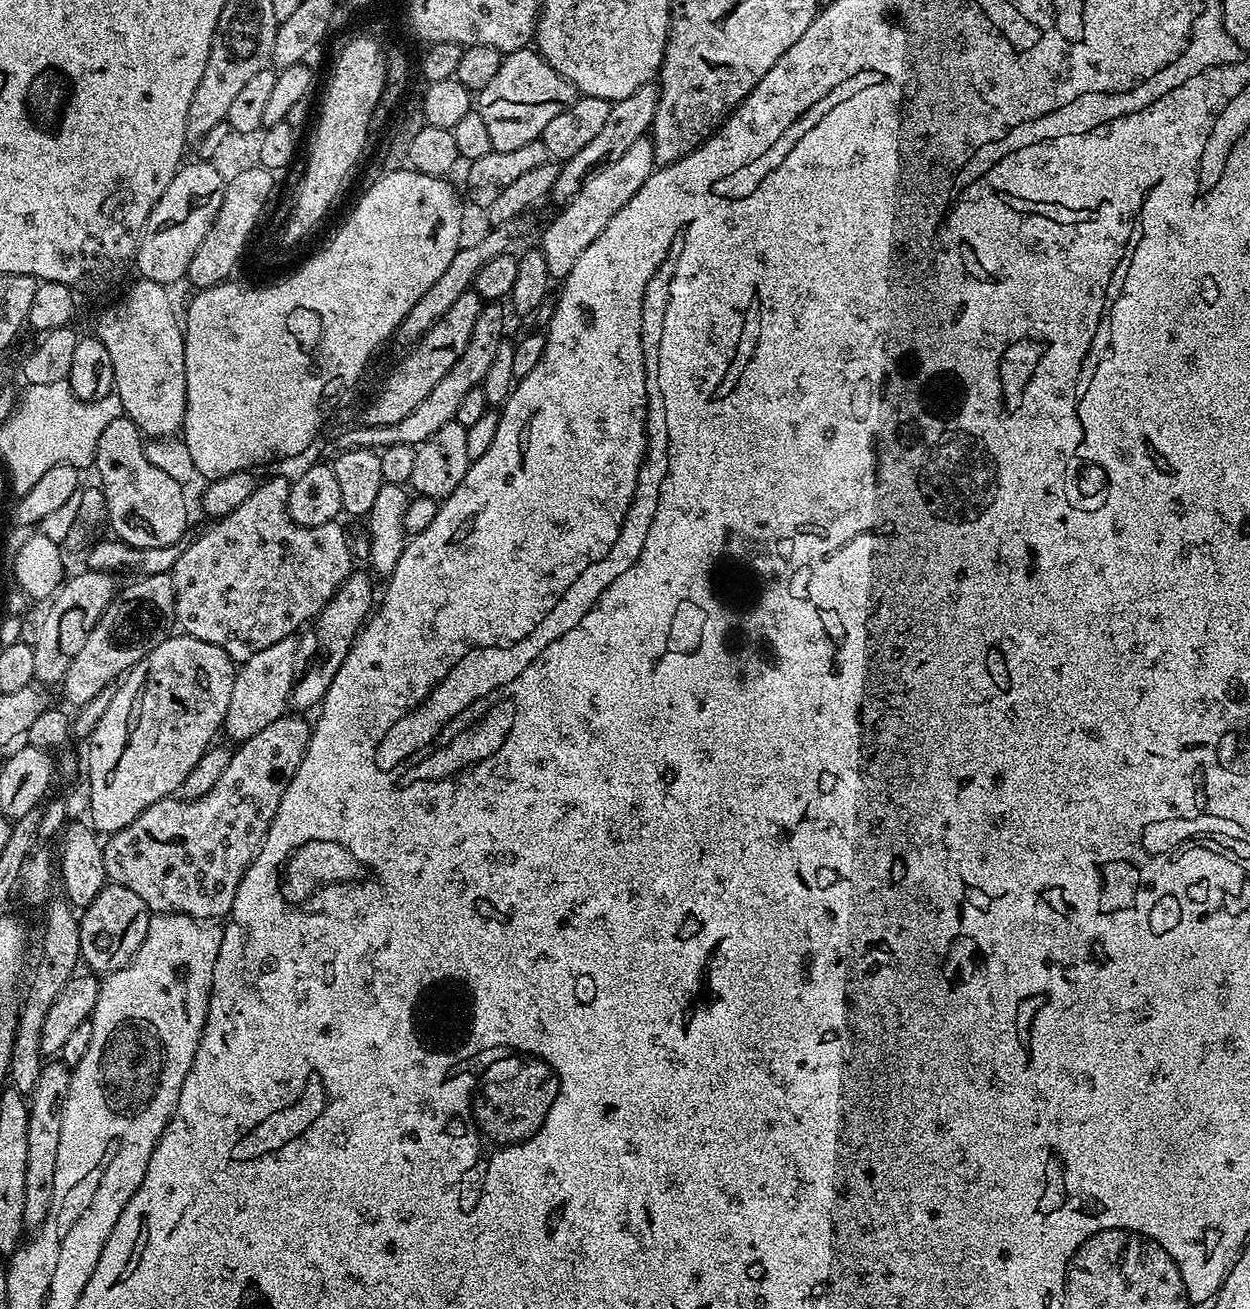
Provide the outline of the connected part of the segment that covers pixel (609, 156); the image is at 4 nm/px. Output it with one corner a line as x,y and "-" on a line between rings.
649,82
638,86
638,90
634,90
634,94
630,94
630,98
611,101
610,114
606,117
606,123
603,124
598,135
583,150
578,150
578,154
574,154
574,158
560,164
560,173
550,193
551,203
556,203
556,206
565,205
568,200
578,194
584,180
591,176
596,169
608,163
617,162
618,158
622,158
622,154
626,154
626,150
634,145
634,142
647,137
654,120
654,110
658,108
659,97
659,87
655,83

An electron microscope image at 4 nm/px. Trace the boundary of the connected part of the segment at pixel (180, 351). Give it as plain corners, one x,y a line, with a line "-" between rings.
143,278
128,288
117,304
112,304
96,320
94,336
106,346
113,362
114,392
120,398
123,415
135,422
150,438
172,438
183,429
186,410
186,362
184,361
184,330
181,317
168,297
169,289

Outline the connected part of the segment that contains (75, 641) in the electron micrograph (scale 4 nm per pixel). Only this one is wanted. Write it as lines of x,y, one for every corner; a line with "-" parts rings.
83,571
77,576
69,575
57,589
47,605
48,613
45,614
44,621
36,632
36,640
31,641
34,650
35,683
41,686
59,685
63,681
66,670
70,670
70,662
74,662
74,654
82,650
82,642
86,642
98,618
102,618
106,606
110,606
110,602
116,597
118,583
116,584
117,577
113,573

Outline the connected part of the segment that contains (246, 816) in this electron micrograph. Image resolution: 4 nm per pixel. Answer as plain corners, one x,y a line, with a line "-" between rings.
285,714
270,722
266,730
258,730
254,738
243,741
233,751
230,766
222,770
222,778
218,778
213,788
200,798
159,800
146,806
134,822
111,833
103,841
109,881
126,886
126,890
134,890
134,894
138,894
138,898
142,898
149,910
156,914
181,912
196,920
213,922
227,917
234,906
238,886
270,830
278,802
282,802
282,794
286,786
290,786
290,778
294,778
304,757
312,733
312,724
304,719
300,714

